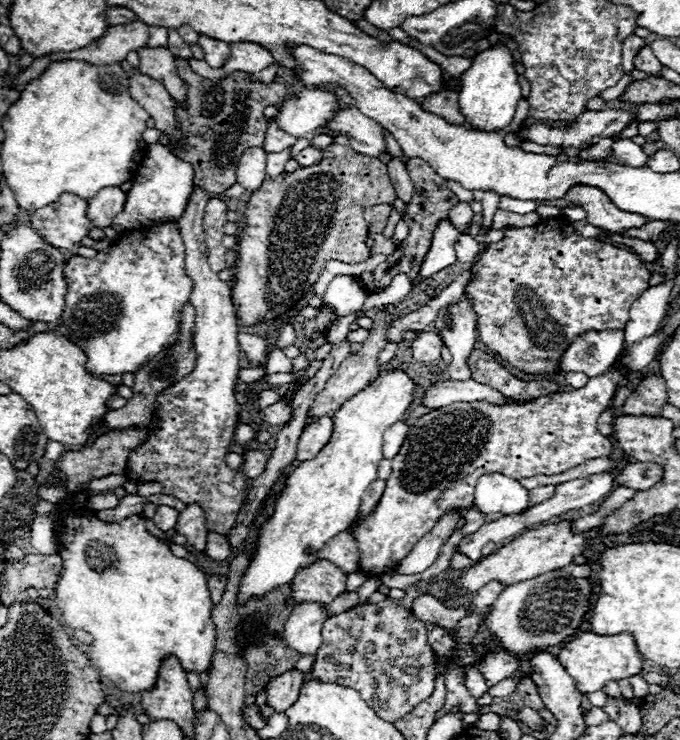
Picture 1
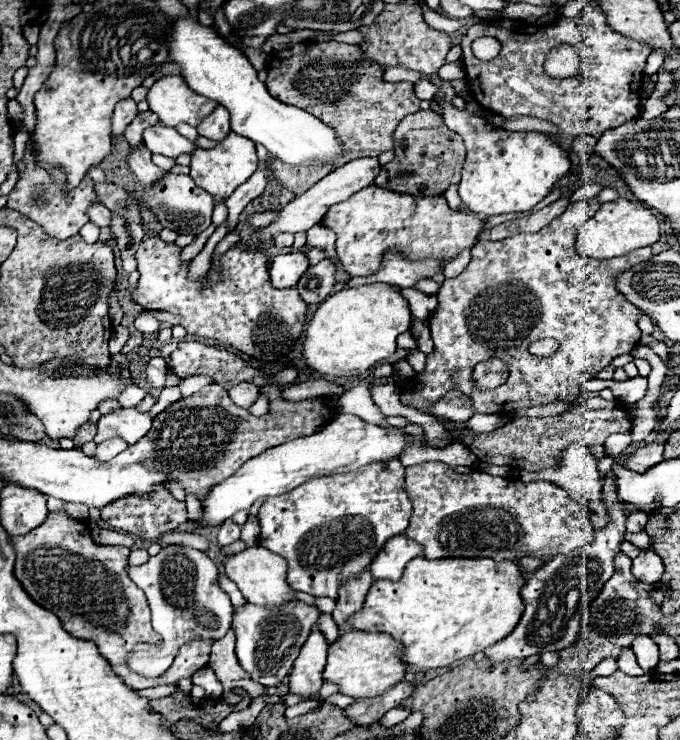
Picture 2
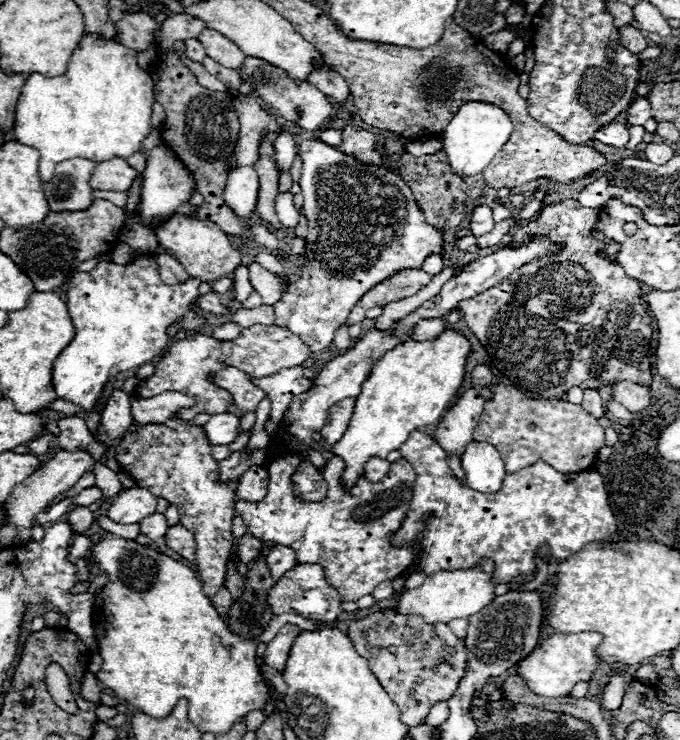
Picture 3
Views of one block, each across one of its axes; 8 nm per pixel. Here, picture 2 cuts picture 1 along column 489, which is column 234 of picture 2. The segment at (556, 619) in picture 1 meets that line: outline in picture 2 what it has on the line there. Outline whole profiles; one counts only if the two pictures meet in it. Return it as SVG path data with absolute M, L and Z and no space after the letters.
M294 600L294 602L288 602L288 604L282 604L282 606L276 606L276 608L262 608L262 606L256 606L256 604L244 604L242 608L238 608L234 612L234 622L232 622L232 628L236 632L236 656L238 656L238 662L240 666L250 674L250 678L262 686L278 686L292 670L292 664L302 648L302 644L306 642L308 634L310 634L310 628L316 624L318 620L318 608L314 606L306 606L304 602L300 600Z

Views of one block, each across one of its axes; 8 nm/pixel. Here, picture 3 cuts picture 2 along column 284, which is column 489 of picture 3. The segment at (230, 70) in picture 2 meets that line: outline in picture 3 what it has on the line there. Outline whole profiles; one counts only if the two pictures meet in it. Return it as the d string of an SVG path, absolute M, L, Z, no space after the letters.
M486 102L464 104L442 132L442 144L452 172L456 172L462 178L480 174L488 166L488 162L492 162L496 152L508 142L512 130L514 130L514 124L502 108Z

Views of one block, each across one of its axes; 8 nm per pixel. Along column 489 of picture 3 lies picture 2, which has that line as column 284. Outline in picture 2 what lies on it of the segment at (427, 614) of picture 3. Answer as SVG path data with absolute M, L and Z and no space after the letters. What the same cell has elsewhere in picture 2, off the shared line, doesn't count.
M260 546L258 548L246 548L246 550L226 558L224 570L226 570L226 576L232 582L236 582L236 586L240 588L240 592L244 594L244 598L250 604L272 608L272 606L296 600L294 590L286 584L286 560L282 556L270 552L270 550L264 550Z

